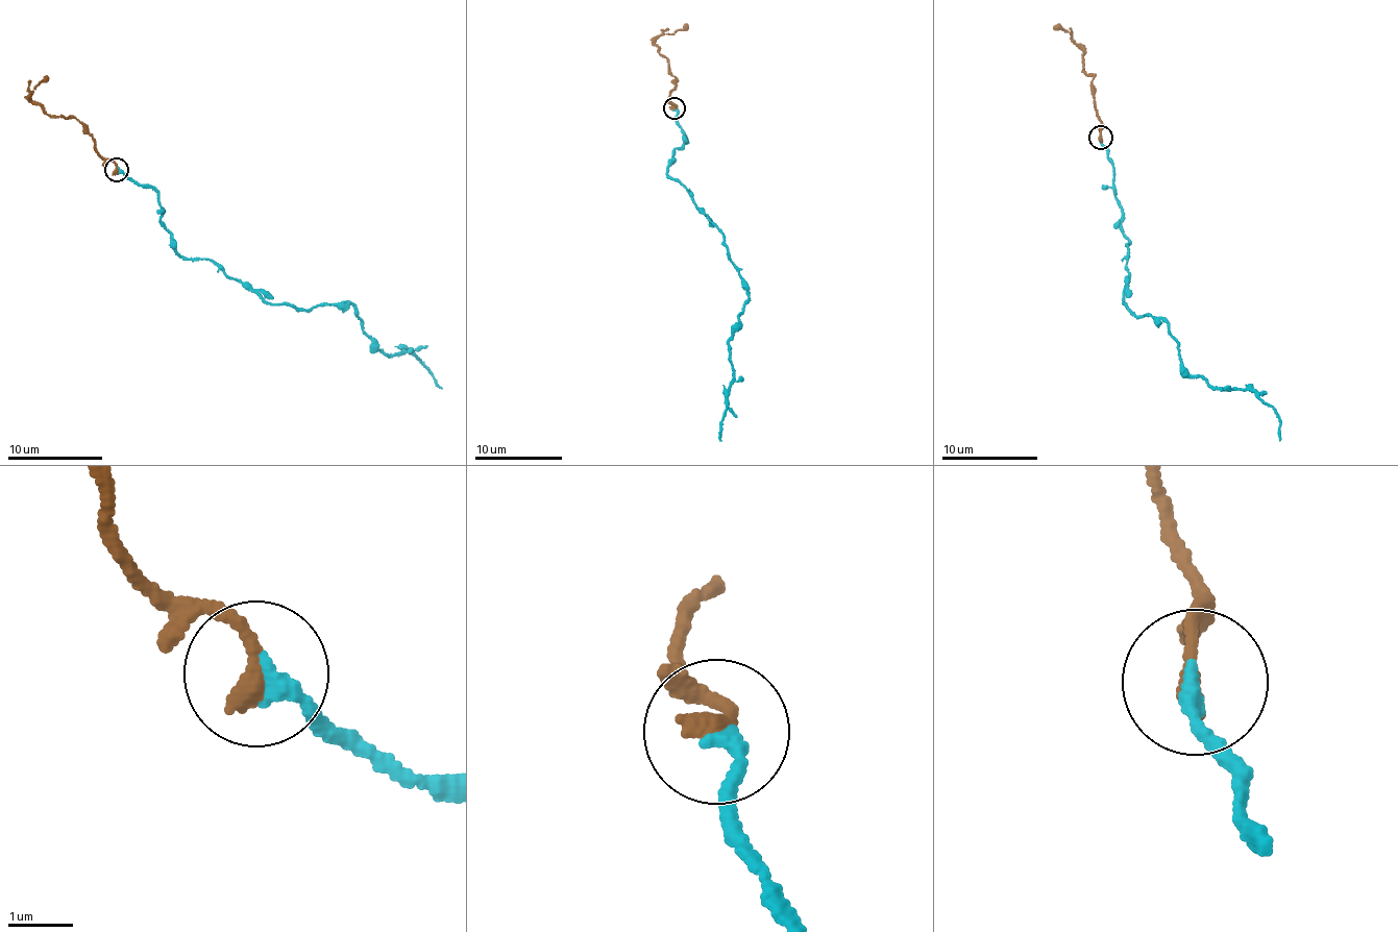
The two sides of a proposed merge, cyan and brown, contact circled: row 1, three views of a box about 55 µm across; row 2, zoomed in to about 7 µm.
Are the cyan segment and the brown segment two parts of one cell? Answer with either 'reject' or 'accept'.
accept

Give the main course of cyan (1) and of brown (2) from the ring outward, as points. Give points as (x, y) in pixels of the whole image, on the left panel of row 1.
1: (116, 171), (158, 195), (161, 226), (186, 258), (290, 308), (346, 301), (374, 348), (412, 349), (442, 388)
2: (116, 169), (116, 164), (99, 154), (88, 127), (73, 119), (57, 118), (29, 99), (46, 78)

